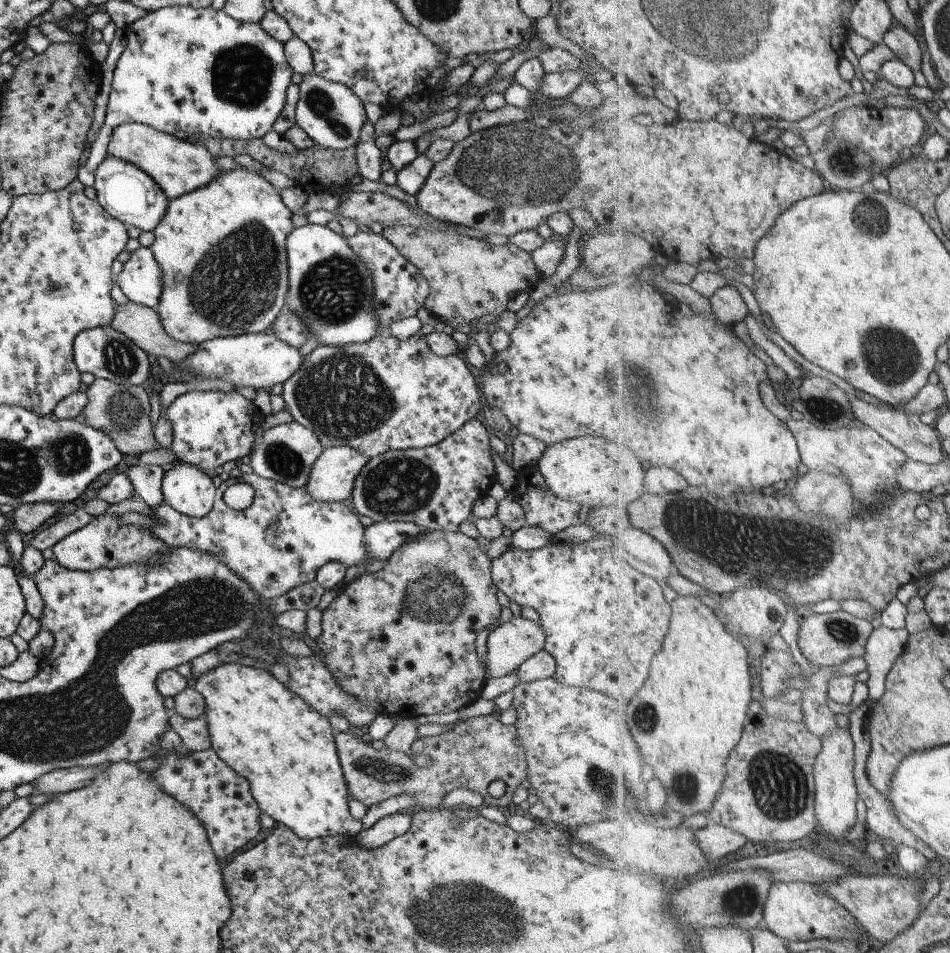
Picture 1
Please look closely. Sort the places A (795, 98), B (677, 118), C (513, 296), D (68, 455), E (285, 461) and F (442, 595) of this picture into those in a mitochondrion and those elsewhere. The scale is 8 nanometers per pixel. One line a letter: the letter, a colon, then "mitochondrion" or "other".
A: other
B: other
C: other
D: mitochondrion
E: mitochondrion
F: mitochondrion

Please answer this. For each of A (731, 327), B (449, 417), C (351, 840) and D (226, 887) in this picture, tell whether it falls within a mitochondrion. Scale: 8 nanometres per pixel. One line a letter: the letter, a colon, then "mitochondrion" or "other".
A: other
B: other
C: other
D: other

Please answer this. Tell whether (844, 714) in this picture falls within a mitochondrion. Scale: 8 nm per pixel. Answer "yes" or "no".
no

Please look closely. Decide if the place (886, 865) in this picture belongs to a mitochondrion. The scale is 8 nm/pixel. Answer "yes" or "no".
no

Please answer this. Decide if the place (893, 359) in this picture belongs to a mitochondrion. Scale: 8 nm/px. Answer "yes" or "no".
yes

